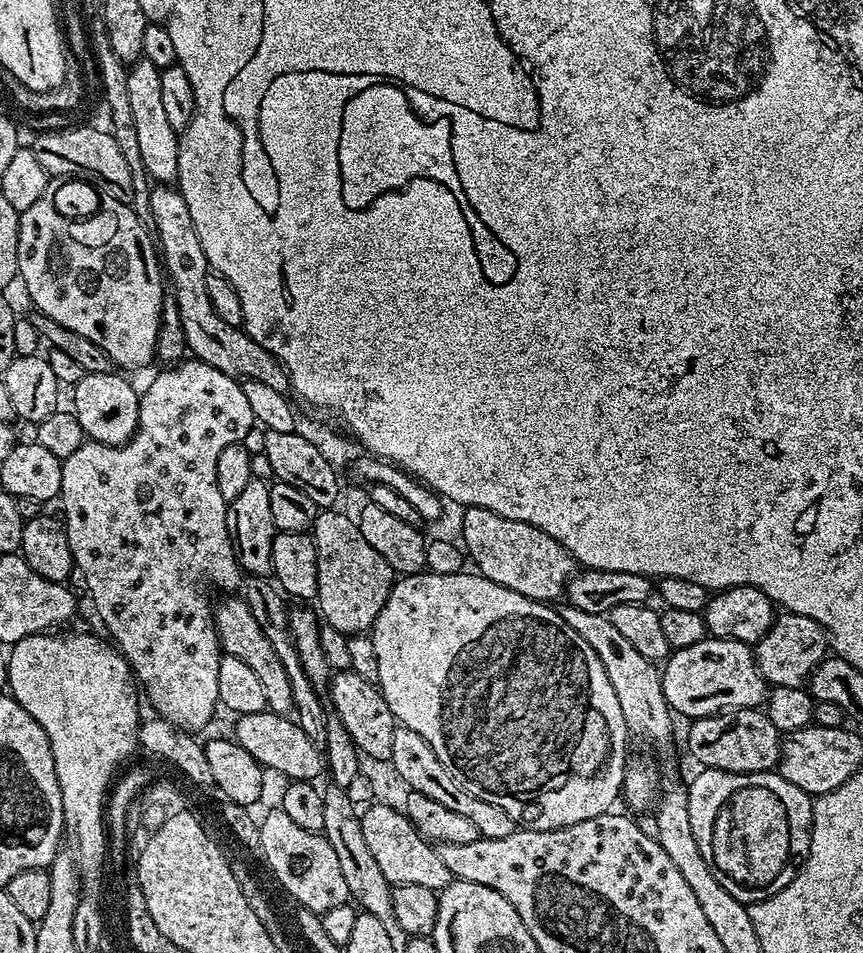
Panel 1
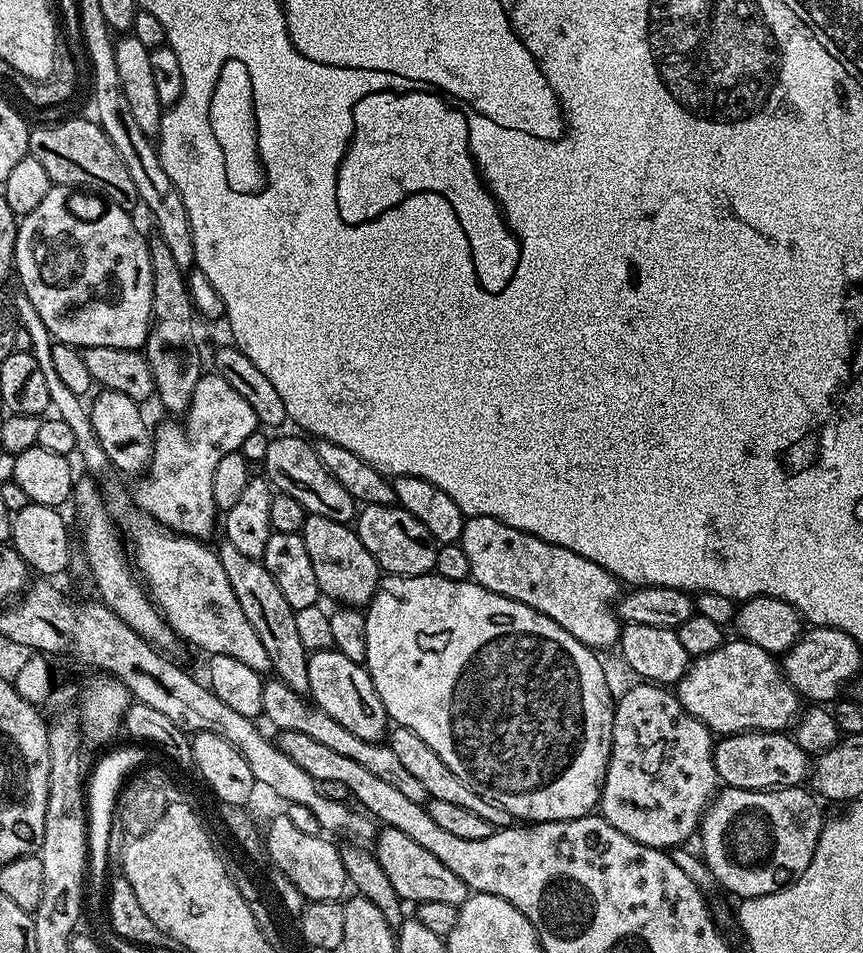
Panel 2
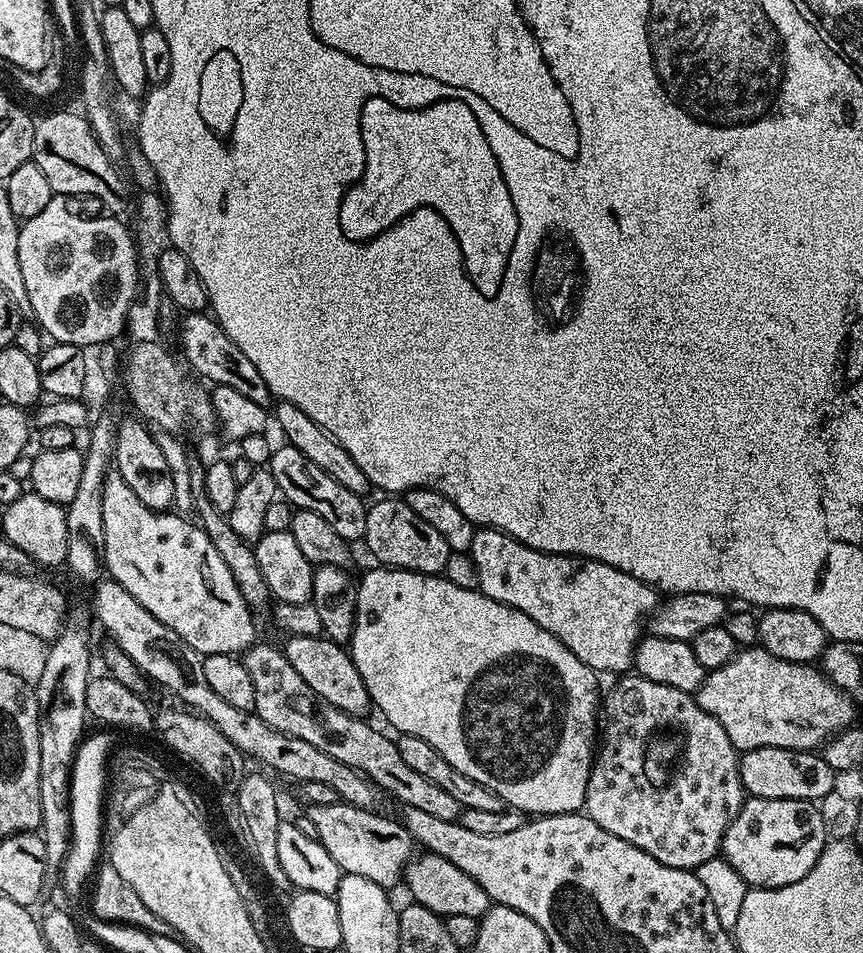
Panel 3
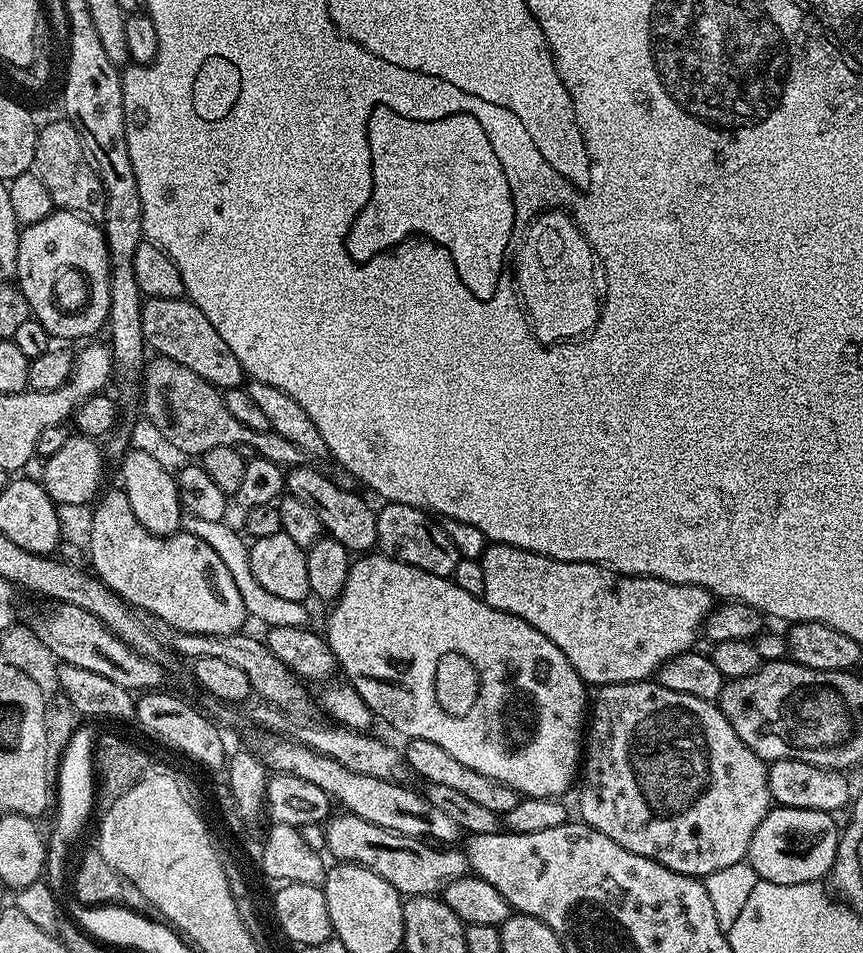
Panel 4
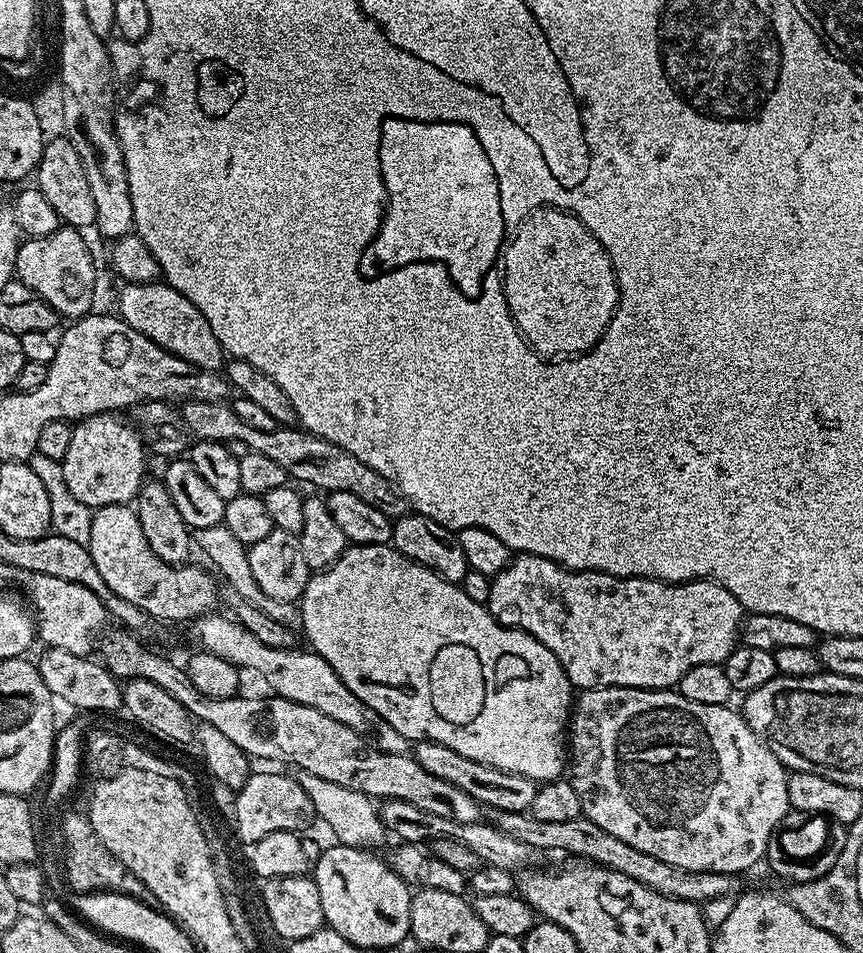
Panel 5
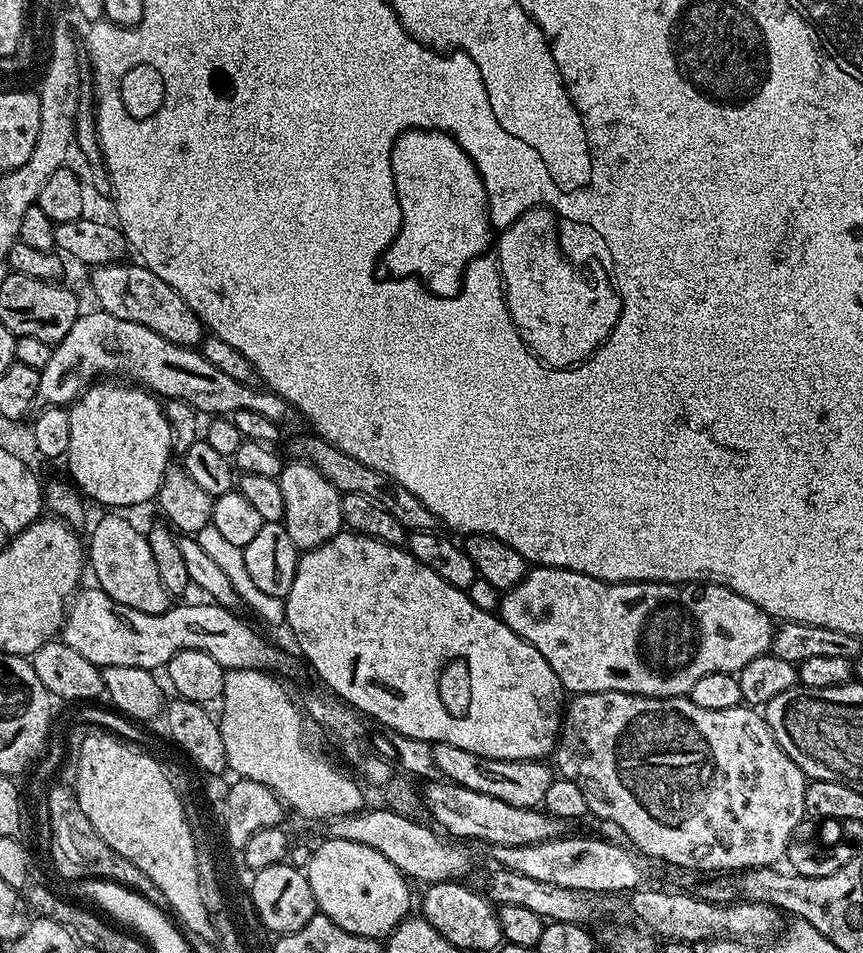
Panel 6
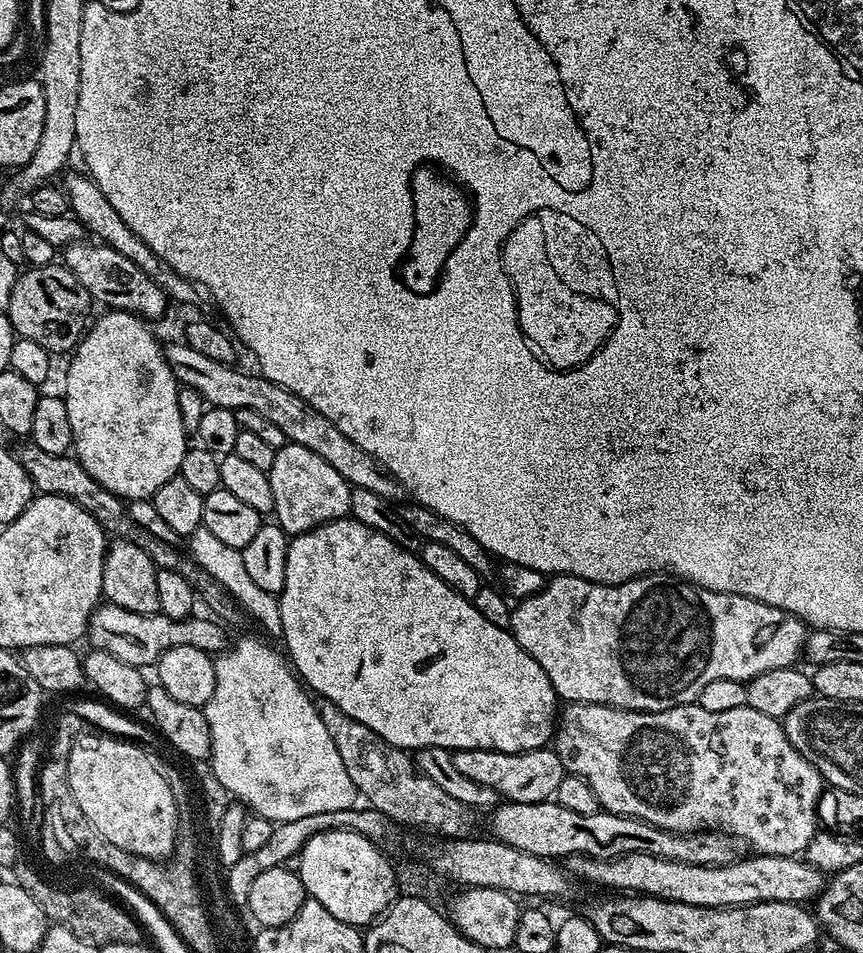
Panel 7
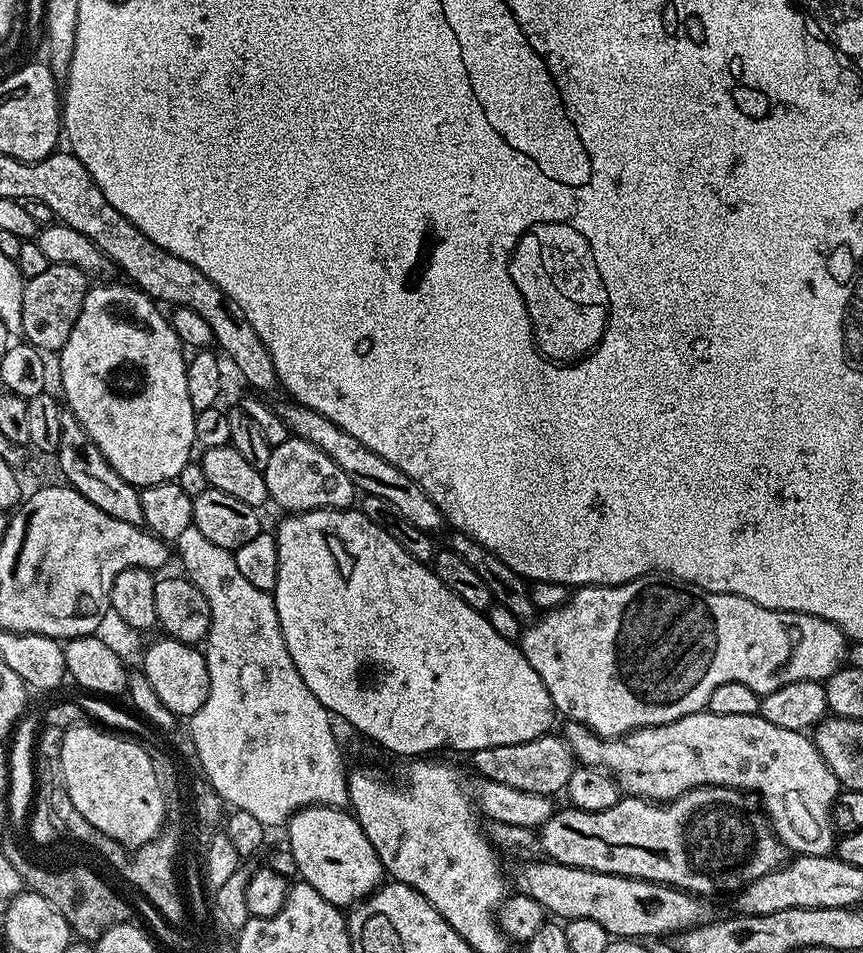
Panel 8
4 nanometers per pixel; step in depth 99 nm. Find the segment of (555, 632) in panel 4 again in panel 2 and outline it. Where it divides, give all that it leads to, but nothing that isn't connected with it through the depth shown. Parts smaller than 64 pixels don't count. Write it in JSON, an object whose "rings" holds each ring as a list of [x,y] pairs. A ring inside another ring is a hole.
{"rings":[[[470,516],[458,541],[470,562],[470,577],[486,590],[522,602],[558,622],[566,634],[574,634],[578,642],[588,648],[601,650],[617,643],[621,621],[614,605],[621,595],[622,584],[611,576],[598,562],[574,554],[557,544],[546,542],[534,534],[514,530],[498,518]]]}

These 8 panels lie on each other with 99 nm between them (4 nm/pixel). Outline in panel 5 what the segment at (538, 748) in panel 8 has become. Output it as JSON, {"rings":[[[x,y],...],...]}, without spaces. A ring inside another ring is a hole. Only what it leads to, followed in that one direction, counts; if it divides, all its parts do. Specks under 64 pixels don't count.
{"rings":[[[433,740],[415,741],[414,755],[418,766],[422,766],[422,770],[434,774],[434,778],[442,778],[442,782],[450,782],[450,786],[458,786],[458,790],[470,794],[470,798],[474,798],[477,804],[485,809],[497,808],[498,810],[510,810],[511,812],[528,812],[532,807],[538,784],[537,781],[526,778],[522,774],[510,774],[506,770],[486,766],[486,762],[474,762],[474,758],[466,758],[466,754],[458,754],[458,750],[450,750],[450,746],[442,746],[442,742],[434,742]]]}

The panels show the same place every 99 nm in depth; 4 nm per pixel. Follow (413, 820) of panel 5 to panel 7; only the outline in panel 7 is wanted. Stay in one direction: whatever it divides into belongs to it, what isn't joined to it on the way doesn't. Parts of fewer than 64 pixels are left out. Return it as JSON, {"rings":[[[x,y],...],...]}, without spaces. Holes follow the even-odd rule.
{"rings":[[[626,854],[625,856],[615,856],[607,860],[606,858],[594,858],[593,856],[566,856],[563,857],[562,867],[569,877],[585,880],[588,884],[601,884],[604,888],[612,888],[608,890],[617,890],[622,894],[639,894],[641,896],[657,896],[660,900],[669,900],[670,902],[682,902],[686,906],[706,906],[707,908],[733,908],[734,906],[746,906],[747,904],[757,904],[758,902],[794,902],[795,904],[804,904],[805,902],[815,901],[816,897],[824,891],[826,887],[825,873],[820,869],[809,864],[807,859],[797,858],[794,856],[762,856],[759,854],[751,857],[753,860],[744,860],[738,858],[733,864],[723,864],[722,866],[714,866],[713,864],[687,864],[686,862],[678,862],[677,860],[667,860],[666,858],[658,858],[654,854]]]}

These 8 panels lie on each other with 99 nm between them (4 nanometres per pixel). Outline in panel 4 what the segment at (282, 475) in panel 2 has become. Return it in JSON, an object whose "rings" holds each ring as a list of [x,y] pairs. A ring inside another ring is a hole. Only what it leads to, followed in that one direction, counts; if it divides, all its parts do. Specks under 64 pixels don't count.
{"rings":[[[297,466],[287,469],[286,472],[286,492],[287,495],[298,498],[314,514],[318,514],[318,522],[324,528],[327,535],[333,536],[342,546],[346,546],[349,553],[368,554],[377,547],[378,522],[376,521],[377,509],[371,508],[362,497],[359,491],[342,490],[337,486],[335,479],[331,475],[323,476],[320,472],[315,472],[312,468]]]}

